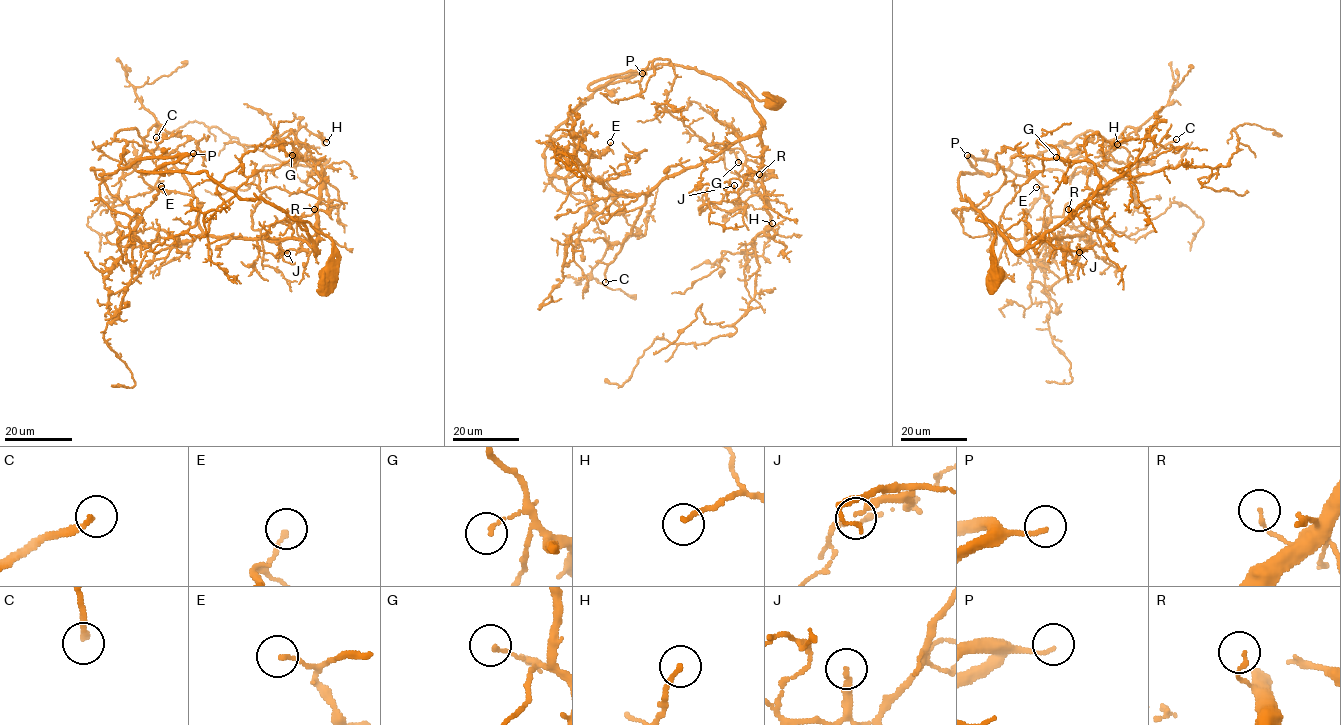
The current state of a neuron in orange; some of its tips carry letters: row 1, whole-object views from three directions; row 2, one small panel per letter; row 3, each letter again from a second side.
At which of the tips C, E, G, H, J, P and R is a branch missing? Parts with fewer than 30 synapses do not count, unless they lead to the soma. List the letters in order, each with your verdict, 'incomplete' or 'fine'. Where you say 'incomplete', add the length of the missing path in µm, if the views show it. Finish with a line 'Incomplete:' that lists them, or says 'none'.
C: incomplete | 35 µm
E: fine
G: fine
H: fine
J: fine
P: incomplete | 45 µm
R: fine
Incomplete: C, P

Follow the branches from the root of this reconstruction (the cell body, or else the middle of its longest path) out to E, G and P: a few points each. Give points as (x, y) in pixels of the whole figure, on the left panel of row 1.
E: (329, 275), (332, 242), (293, 215), (317, 252), (297, 239), (198, 235), (113, 293), (104, 280), (161, 186)
G: (329, 275), (332, 242), (309, 223), (292, 217), (306, 230), (317, 252), (322, 167), (314, 158), (292, 155)
P: (329, 275), (332, 242), (309, 223), (205, 171), (139, 171), (193, 153)

